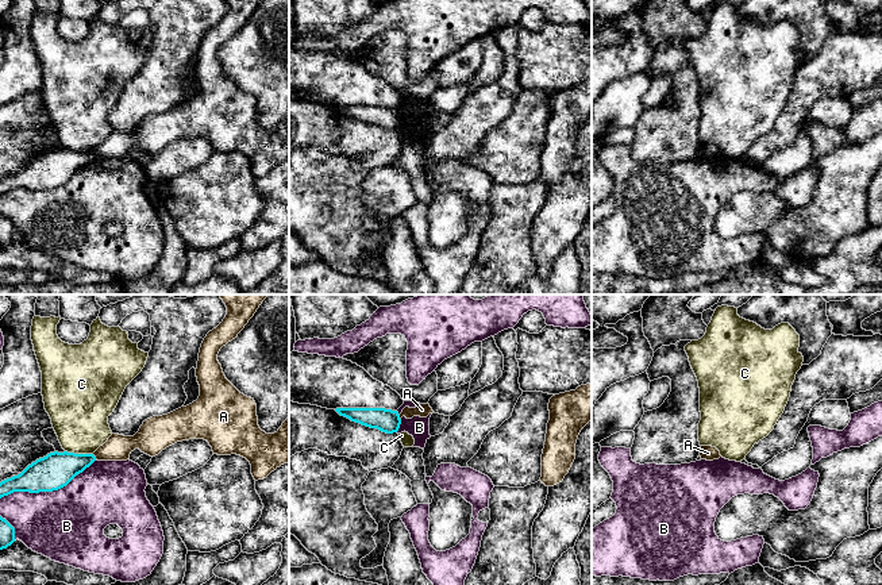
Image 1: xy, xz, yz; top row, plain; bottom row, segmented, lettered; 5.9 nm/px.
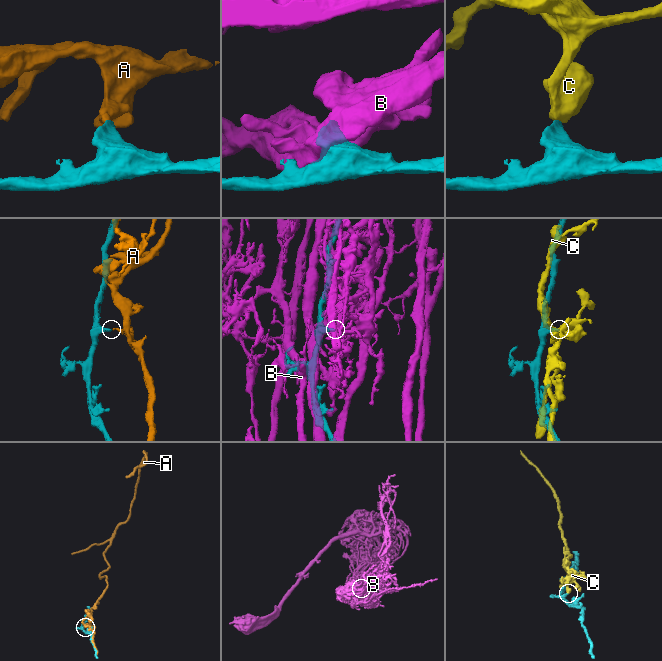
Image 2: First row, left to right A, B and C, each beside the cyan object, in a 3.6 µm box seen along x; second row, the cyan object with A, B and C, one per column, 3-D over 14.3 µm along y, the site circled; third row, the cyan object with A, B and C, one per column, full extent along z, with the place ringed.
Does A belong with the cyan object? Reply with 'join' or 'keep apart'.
keep apart

